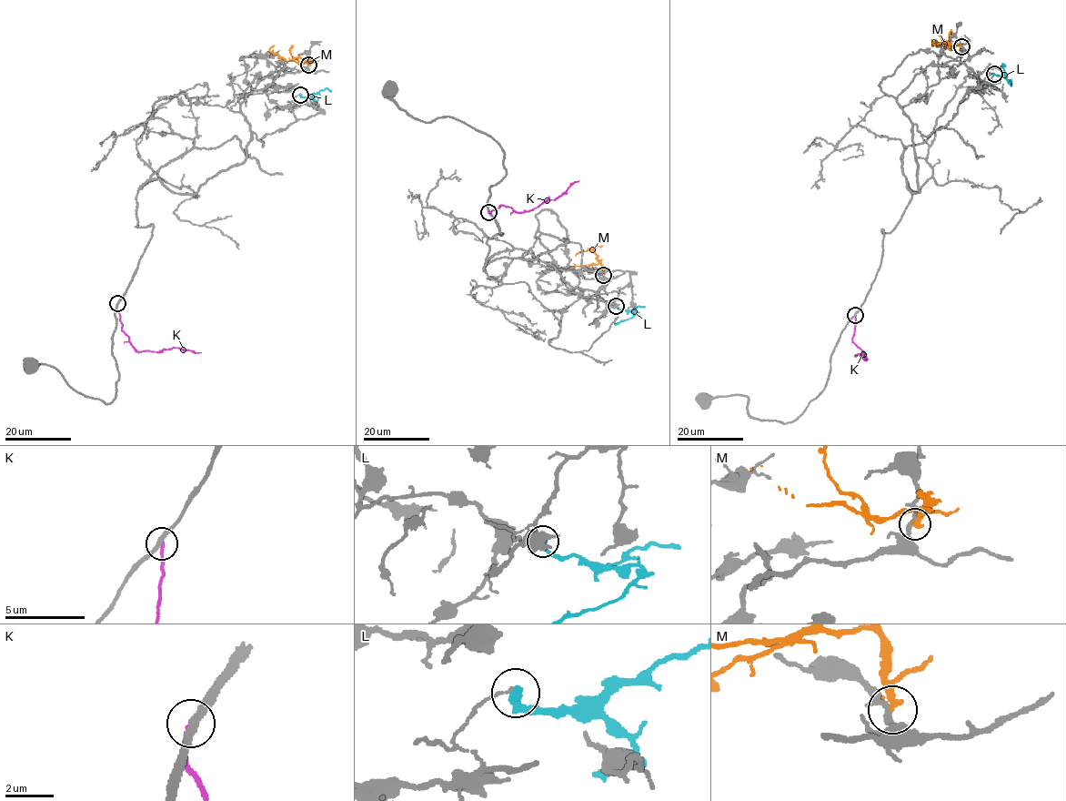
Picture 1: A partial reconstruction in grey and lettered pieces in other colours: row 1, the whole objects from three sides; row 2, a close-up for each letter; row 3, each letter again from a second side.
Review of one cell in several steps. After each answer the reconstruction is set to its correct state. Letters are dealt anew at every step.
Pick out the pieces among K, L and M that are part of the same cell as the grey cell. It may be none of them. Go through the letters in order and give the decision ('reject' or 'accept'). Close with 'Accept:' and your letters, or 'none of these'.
K: reject
L: reject
M: reject
Accept: none of these

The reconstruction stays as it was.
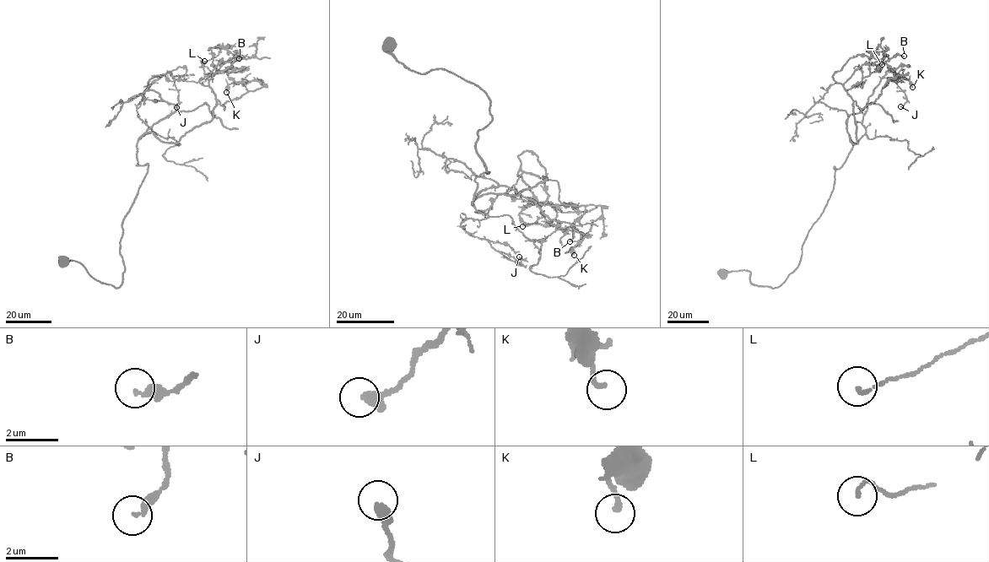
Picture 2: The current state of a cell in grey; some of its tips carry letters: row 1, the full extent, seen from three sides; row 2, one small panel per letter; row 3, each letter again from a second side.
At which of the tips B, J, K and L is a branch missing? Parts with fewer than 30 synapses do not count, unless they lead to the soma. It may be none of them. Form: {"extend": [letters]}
{"extend": []}

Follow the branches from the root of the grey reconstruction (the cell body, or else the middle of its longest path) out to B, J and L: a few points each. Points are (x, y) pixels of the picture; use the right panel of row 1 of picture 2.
B: (724, 272), (777, 288), (798, 266), (834, 167), (850, 137), (858, 143), (844, 83), (904, 56)
J: (724, 272), (784, 282), (883, 78), (905, 93), (900, 106)
L: (724, 272), (777, 288), (798, 266), (834, 167), (850, 137), (858, 143), (845, 90), (872, 54), (882, 64)

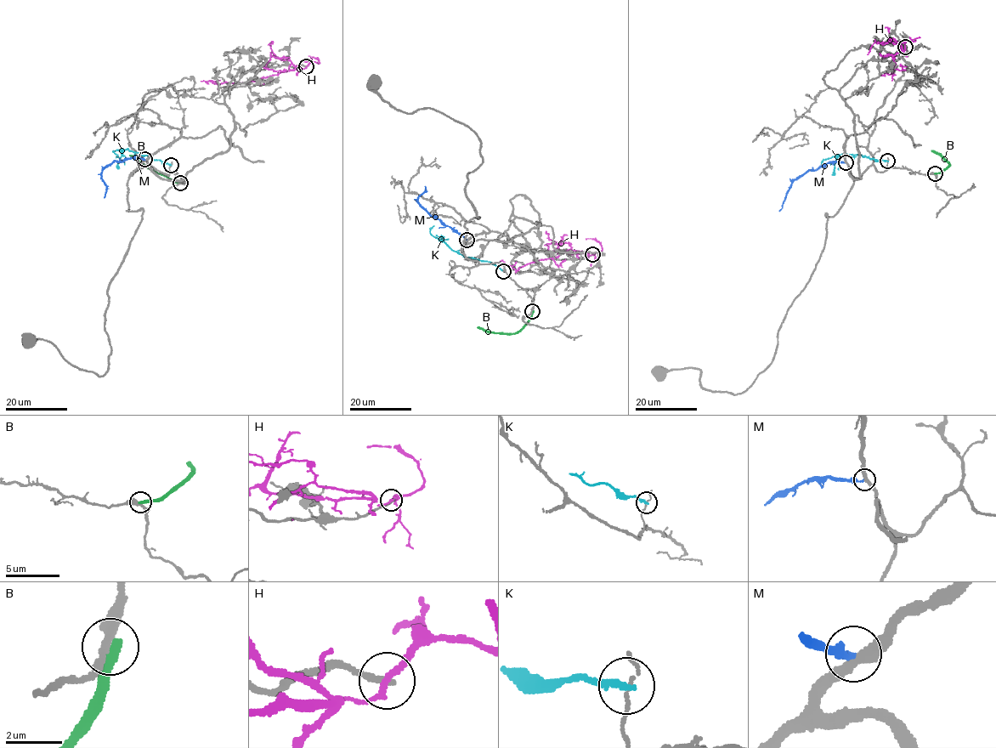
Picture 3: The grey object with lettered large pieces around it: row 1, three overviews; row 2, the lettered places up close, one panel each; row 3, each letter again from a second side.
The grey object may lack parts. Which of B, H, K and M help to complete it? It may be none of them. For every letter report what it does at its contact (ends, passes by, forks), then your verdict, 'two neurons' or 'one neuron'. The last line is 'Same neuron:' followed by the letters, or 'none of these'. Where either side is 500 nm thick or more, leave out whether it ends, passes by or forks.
B: it ends there; two neurons
H: it passes by; two neurons
K: it ends there; two neurons
M: it ends there; two neurons
Same neuron: none of these

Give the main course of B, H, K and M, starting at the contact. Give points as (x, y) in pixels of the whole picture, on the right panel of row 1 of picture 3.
B: (934, 173), (941, 173), (949, 163), (931, 150)
H: (904, 47), (905, 49), (891, 56), (895, 63), (891, 71), (893, 74), (880, 75)
K: (887, 161), (846, 154), (828, 158), (821, 164)
M: (846, 161), (829, 162), (799, 176), (792, 183), (779, 211)

